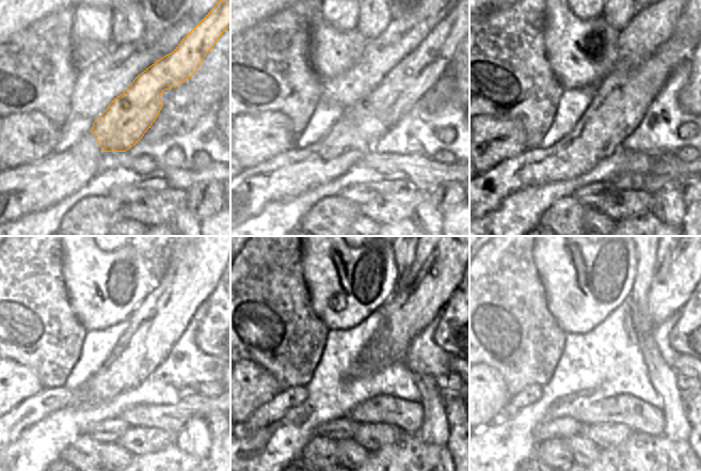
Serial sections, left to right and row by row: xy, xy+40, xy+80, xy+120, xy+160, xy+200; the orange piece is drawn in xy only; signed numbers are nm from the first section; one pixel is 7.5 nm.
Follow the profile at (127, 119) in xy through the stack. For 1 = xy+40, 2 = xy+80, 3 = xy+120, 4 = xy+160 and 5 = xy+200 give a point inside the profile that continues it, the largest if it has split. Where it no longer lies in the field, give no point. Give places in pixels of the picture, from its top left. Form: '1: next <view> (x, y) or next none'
1: next xy+40 (419, 69)
2: next xy+80 (660, 64)
3: next xy+120 (155, 324)
4: next xy+160 (394, 324)
5: next xy+200 (652, 316)

